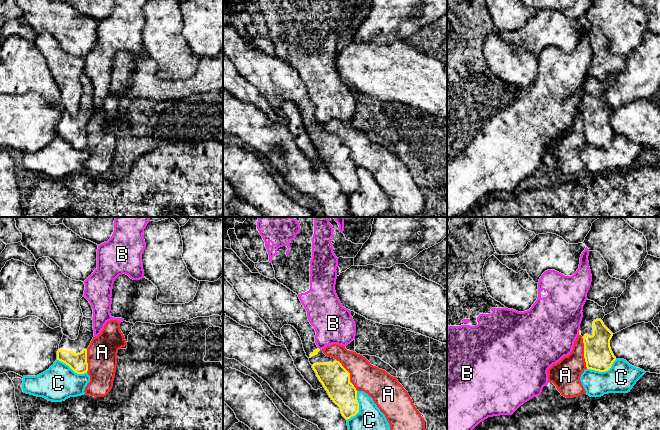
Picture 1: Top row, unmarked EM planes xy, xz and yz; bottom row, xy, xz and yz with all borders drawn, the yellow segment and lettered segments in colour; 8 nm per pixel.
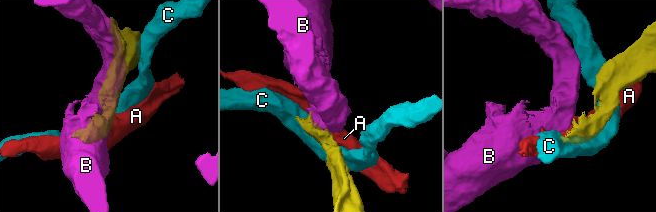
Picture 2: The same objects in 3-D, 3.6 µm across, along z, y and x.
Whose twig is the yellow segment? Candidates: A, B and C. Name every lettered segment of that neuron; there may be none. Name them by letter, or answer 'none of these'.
none of these

